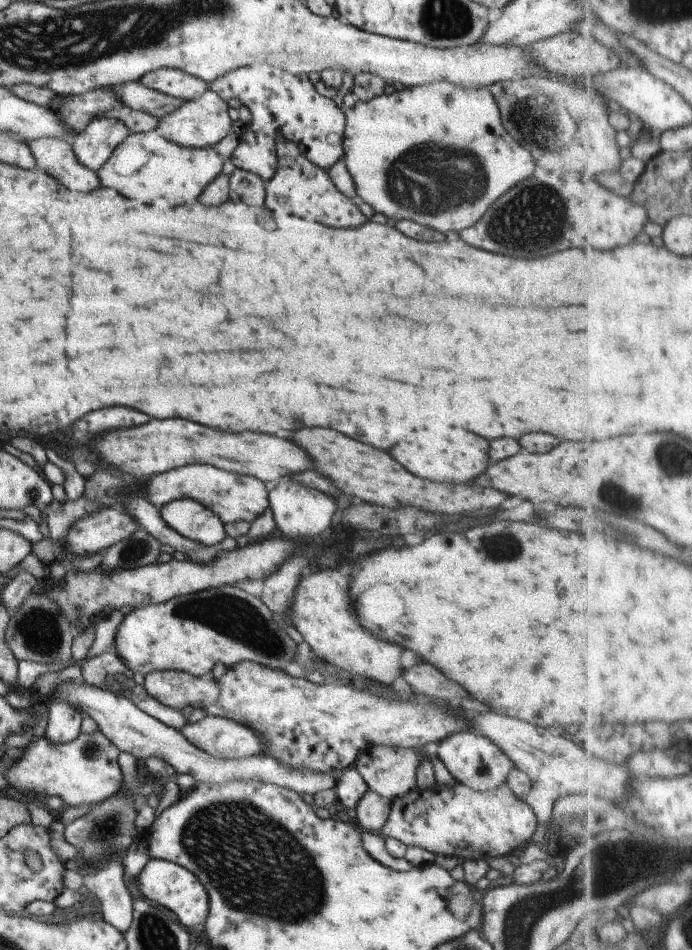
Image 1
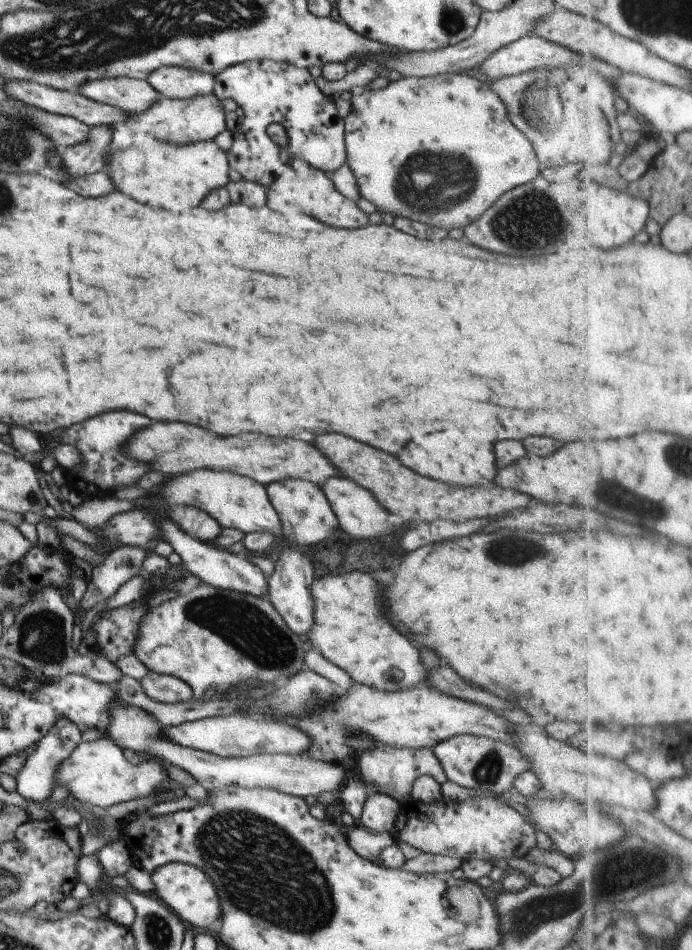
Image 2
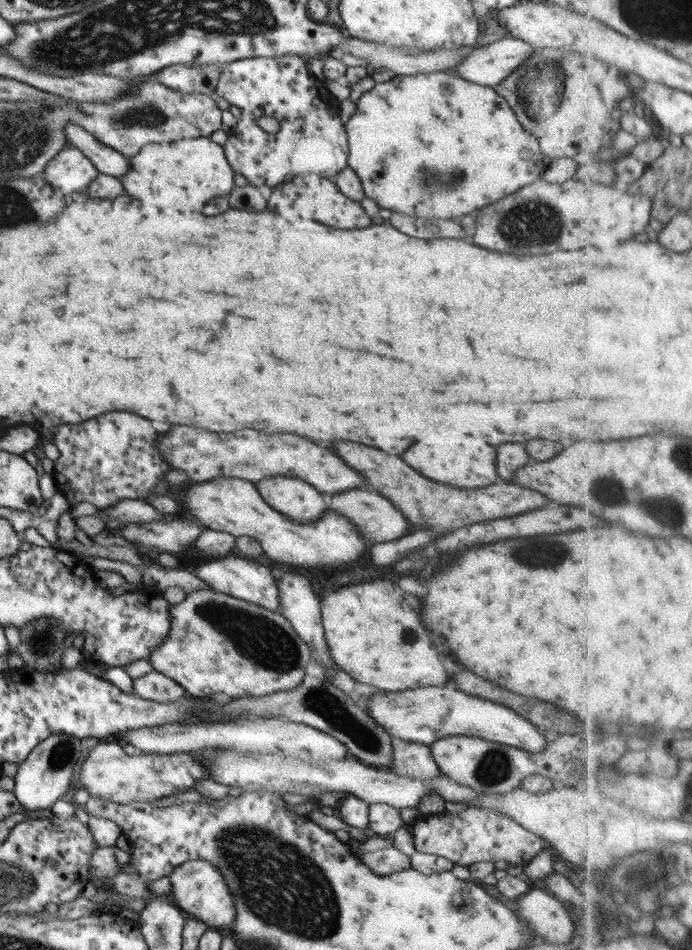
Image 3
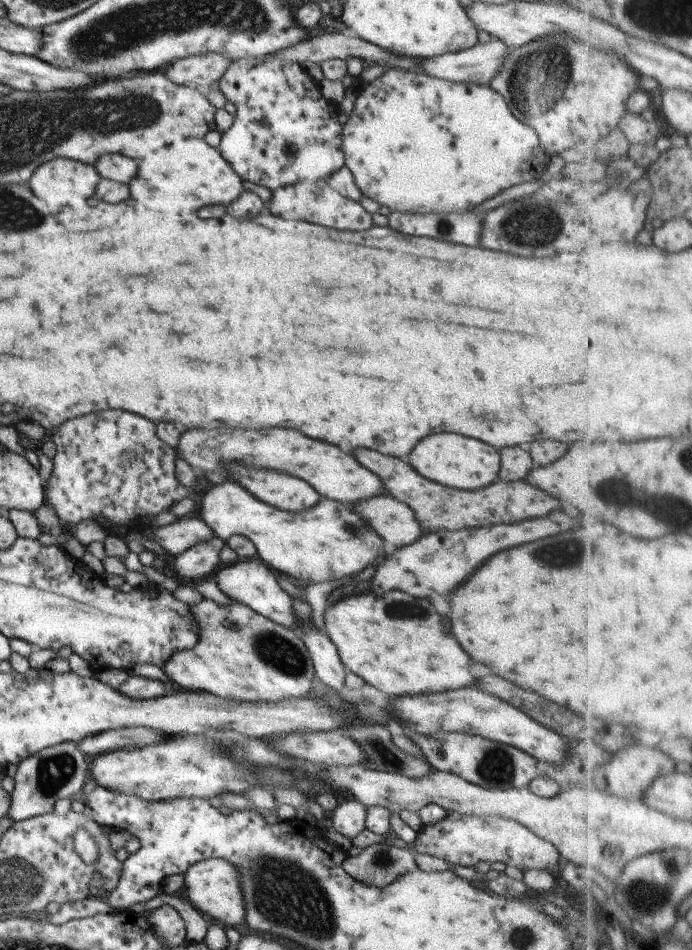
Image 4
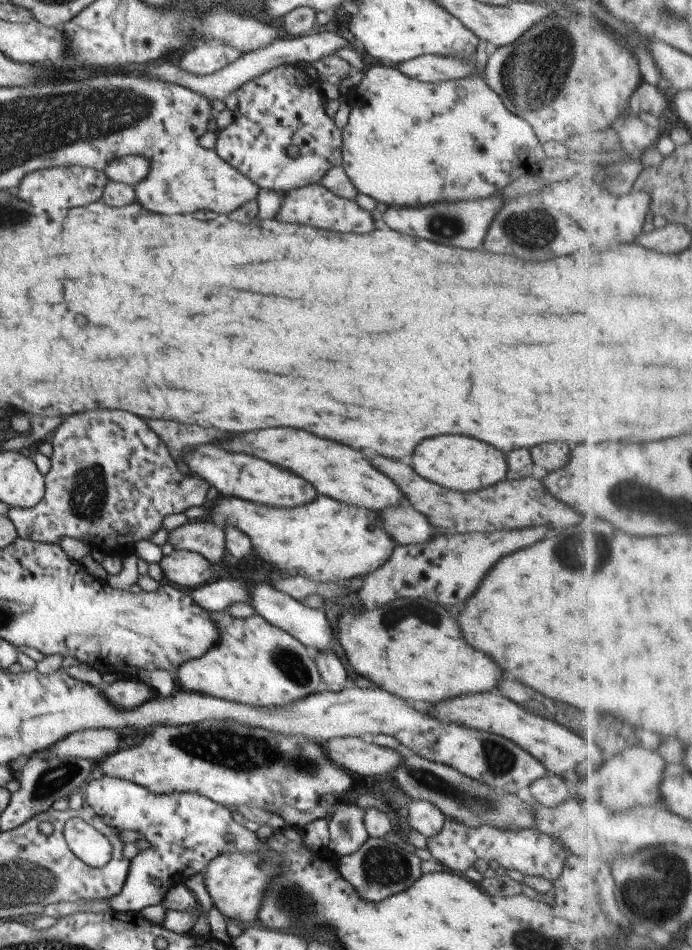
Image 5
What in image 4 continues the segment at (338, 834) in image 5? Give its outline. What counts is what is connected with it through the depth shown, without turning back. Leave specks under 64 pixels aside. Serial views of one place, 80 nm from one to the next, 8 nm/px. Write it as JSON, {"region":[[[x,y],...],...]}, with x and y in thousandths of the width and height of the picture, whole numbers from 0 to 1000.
{"region":[[[494,842],[480,853],[477,861],[480,872],[507,885],[519,876],[527,873],[529,851],[510,842]]]}

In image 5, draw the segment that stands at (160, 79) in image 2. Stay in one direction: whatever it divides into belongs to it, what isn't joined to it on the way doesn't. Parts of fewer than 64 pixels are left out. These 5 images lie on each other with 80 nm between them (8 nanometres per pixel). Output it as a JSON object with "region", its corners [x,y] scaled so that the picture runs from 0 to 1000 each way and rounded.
{"region":[[[315,42],[279,49],[259,63],[257,72],[275,79],[303,79],[324,73],[348,59],[335,48]]]}

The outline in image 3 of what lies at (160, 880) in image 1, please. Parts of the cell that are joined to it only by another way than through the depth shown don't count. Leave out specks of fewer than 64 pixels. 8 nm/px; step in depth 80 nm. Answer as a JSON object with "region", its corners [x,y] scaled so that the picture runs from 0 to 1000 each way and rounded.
{"region":[[[296,905],[264,907],[264,909],[253,912],[241,924],[247,931],[247,940],[243,946],[264,963],[288,968],[299,975],[299,978],[331,975],[340,968],[342,962],[340,962],[340,952],[337,952],[334,939],[328,935],[328,931],[322,928],[319,918],[308,909],[302,909]]]}

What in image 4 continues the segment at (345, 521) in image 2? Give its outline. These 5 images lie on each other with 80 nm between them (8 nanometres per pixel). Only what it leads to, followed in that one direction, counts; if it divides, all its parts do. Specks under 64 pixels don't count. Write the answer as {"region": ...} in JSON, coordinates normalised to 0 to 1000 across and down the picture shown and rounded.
{"region":[[[561,521],[536,522],[530,526],[513,528],[510,537],[539,554],[539,560],[568,575],[579,575],[605,566],[605,554],[594,537]]]}

